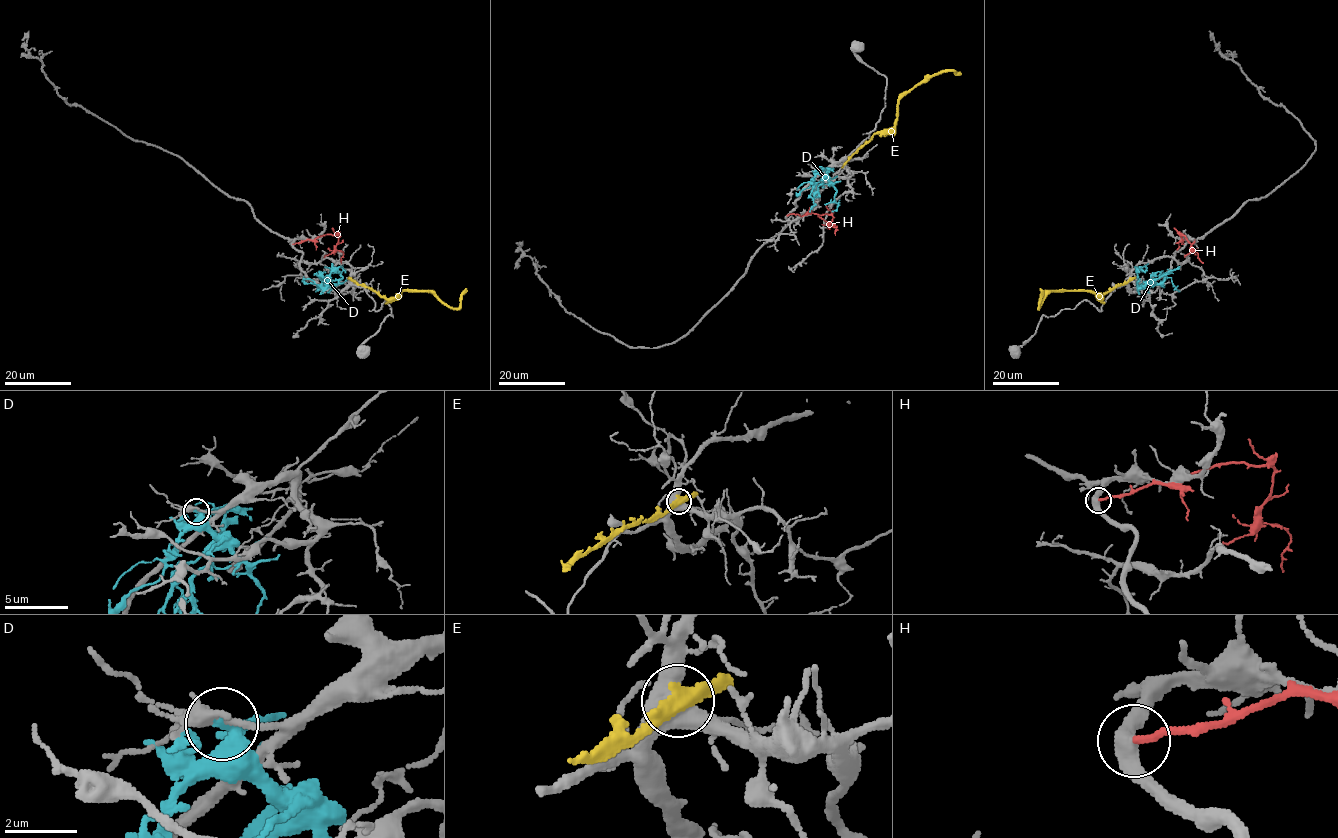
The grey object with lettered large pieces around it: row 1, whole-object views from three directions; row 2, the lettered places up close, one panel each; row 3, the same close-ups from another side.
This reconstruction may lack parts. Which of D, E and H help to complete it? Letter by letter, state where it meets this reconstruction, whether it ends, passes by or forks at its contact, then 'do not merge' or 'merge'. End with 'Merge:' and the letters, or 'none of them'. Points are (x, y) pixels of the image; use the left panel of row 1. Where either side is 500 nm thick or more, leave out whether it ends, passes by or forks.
D: meets grey at (325, 290); it forks there; do not merge
E: meets grey at (351, 279); do not merge
H: meets grey at (293, 244); it ends there; do not merge
Merge: none of them

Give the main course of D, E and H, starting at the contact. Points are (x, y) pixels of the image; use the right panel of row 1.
D: (1137, 290), (1152, 276), (1162, 275), (1170, 277), (1179, 291)
E: (1130, 279), (1099, 298), (1086, 291), (1050, 291), (1038, 307), (1040, 288)
H: (1183, 244), (1183, 235), (1203, 263)

